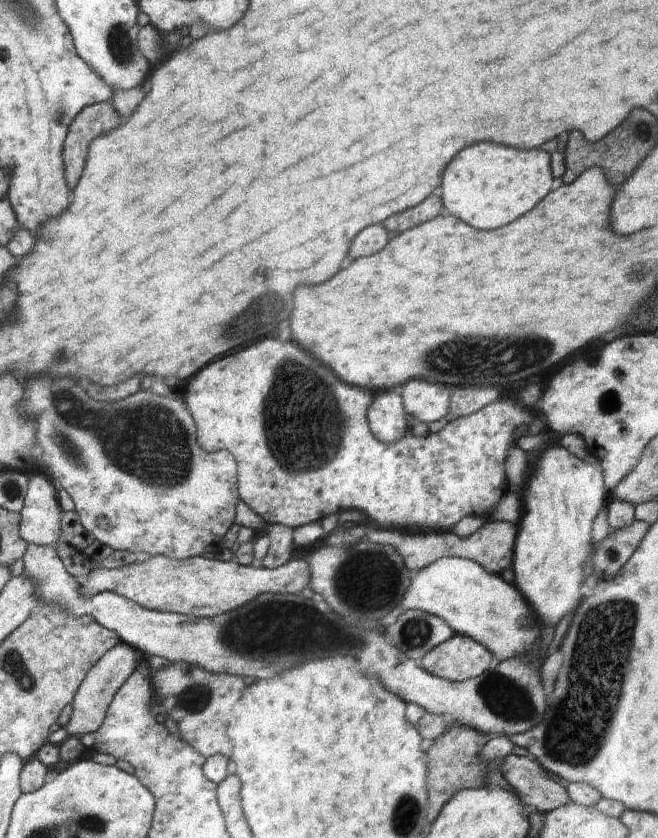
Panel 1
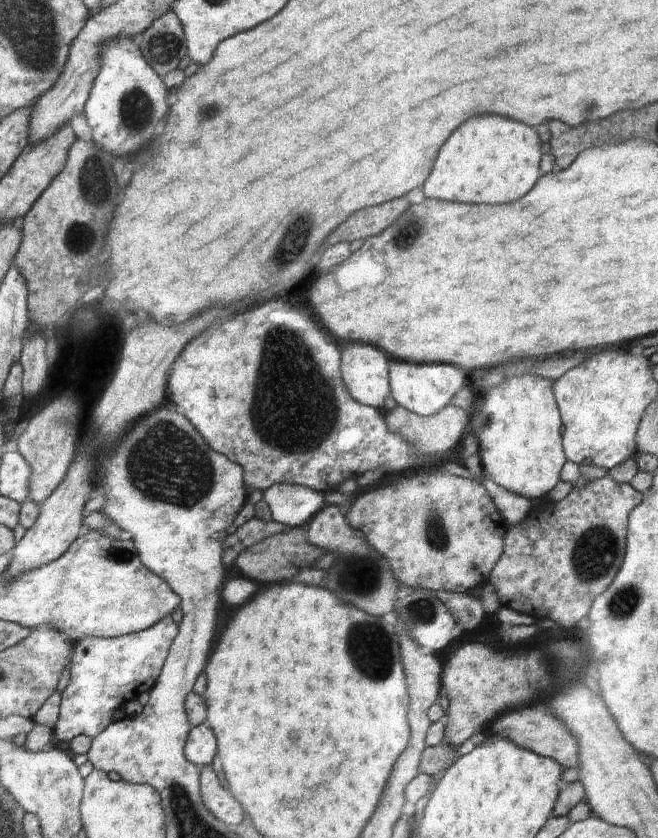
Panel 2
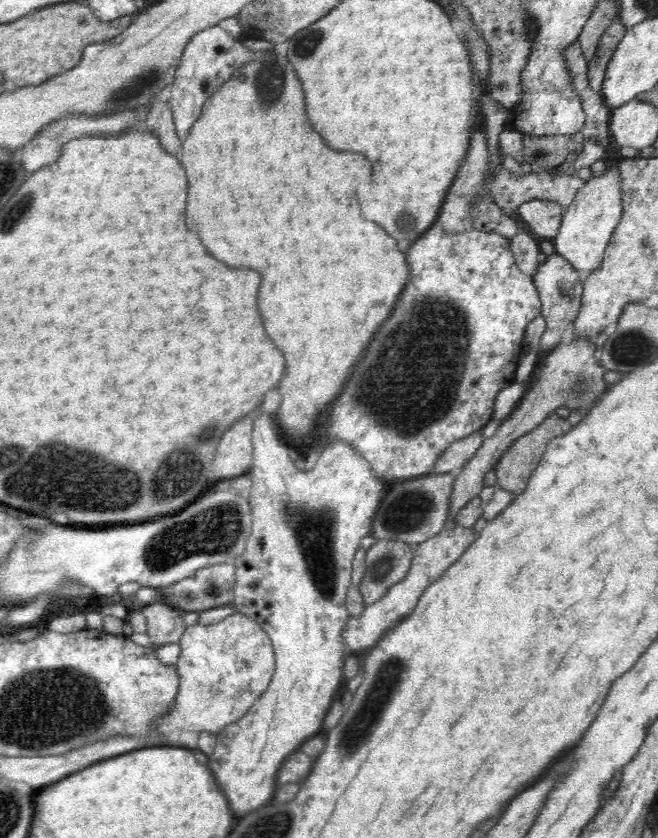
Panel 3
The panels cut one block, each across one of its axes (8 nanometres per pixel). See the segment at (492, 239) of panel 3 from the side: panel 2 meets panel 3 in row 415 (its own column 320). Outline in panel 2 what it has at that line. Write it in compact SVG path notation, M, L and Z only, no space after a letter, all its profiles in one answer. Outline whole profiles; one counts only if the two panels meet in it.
M286 299L270 300L270 302L264 302L260 306L254 306L254 308L246 310L246 312L238 314L236 318L226 320L224 324L212 328L208 334L202 334L196 340L190 340L188 348L184 346L180 356L174 360L169 371L167 382L168 402L188 418L192 426L198 430L200 436L214 452L226 455L232 462L238 463L243 468L243 480L248 492L250 488L265 491L274 484L288 483L304 485L316 492L326 493L336 491L340 482L352 480L352 478L357 479L358 476L362 476L368 470L382 468L382 470L386 470L386 473L406 472L406 470L425 466L425 464L434 465L435 468L435 465L444 463L446 455L424 458L424 456L416 454L412 450L412 444L408 444L406 438L402 438L400 434L392 434L386 428L385 416L382 416L382 412L379 409L360 404L348 394L348 389L344 386L342 373L340 372L340 351L338 346L324 334L326 332L322 330L320 321L315 321L310 314L290 305Z

